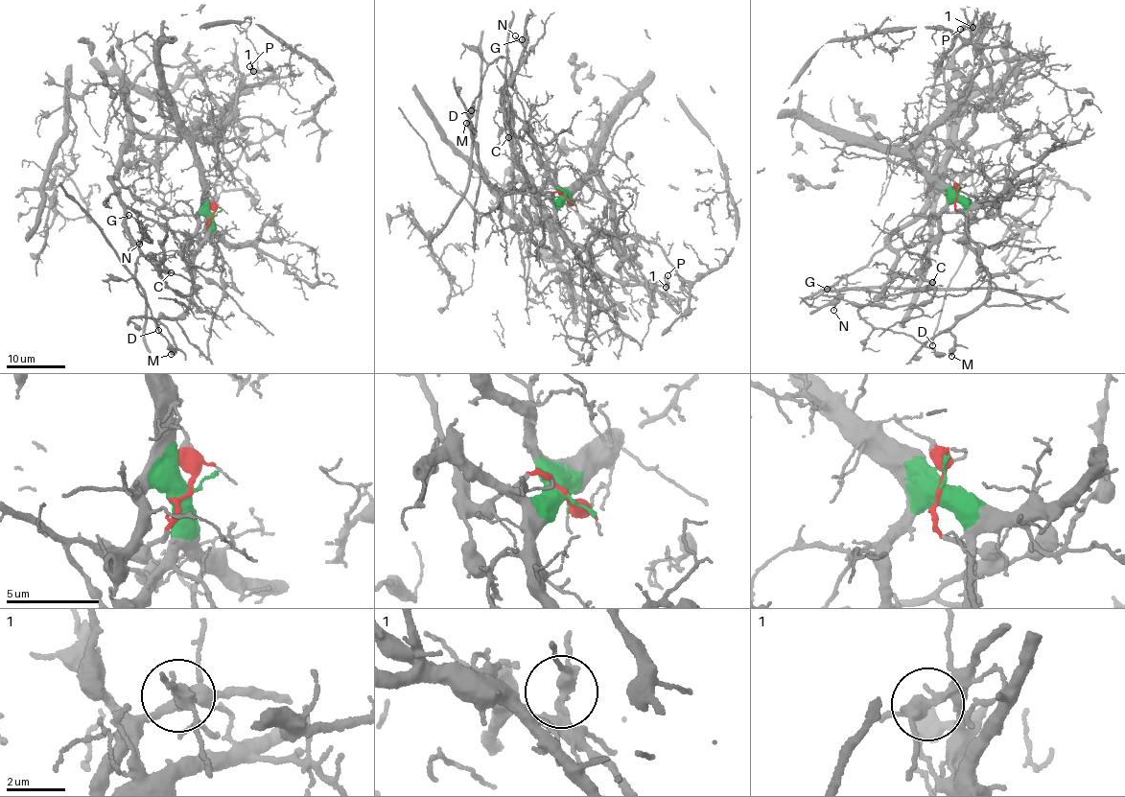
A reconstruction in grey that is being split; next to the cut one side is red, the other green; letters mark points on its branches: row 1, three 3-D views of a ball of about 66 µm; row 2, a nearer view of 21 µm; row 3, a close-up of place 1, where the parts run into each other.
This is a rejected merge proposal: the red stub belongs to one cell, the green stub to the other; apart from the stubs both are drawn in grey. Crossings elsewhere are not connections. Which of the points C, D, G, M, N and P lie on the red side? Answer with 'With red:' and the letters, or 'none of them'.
With red: C, D, G, N

